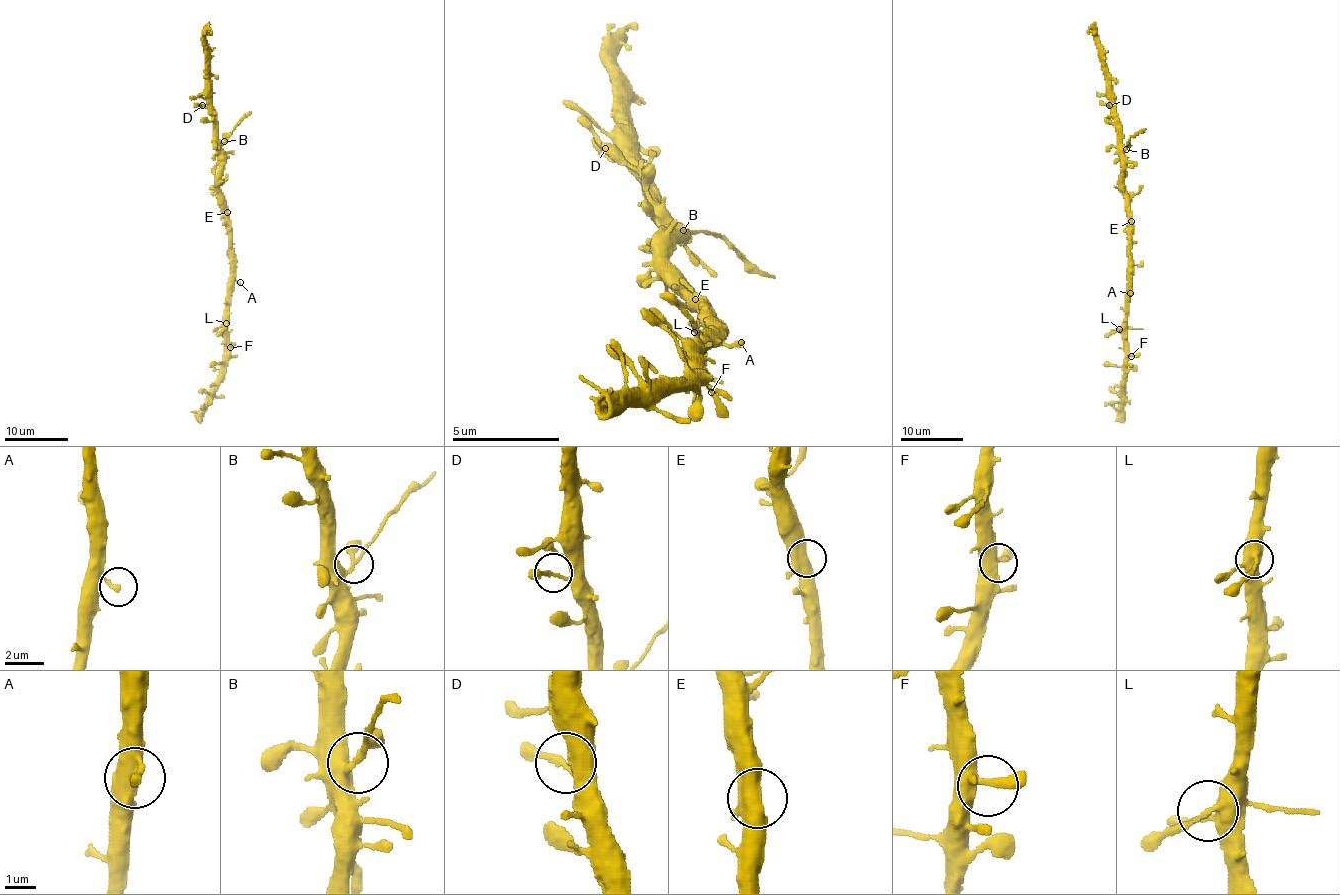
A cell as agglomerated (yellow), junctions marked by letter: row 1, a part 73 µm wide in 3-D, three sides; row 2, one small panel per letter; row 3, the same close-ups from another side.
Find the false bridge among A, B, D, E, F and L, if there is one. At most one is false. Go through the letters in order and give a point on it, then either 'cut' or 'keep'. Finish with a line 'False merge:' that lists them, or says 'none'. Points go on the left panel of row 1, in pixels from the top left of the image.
A: at (240, 282); keep
B: at (224, 141); cut
D: at (202, 105); keep
E: at (227, 212); keep
F: at (230, 347); keep
L: at (226, 323); keep
False merge: B

